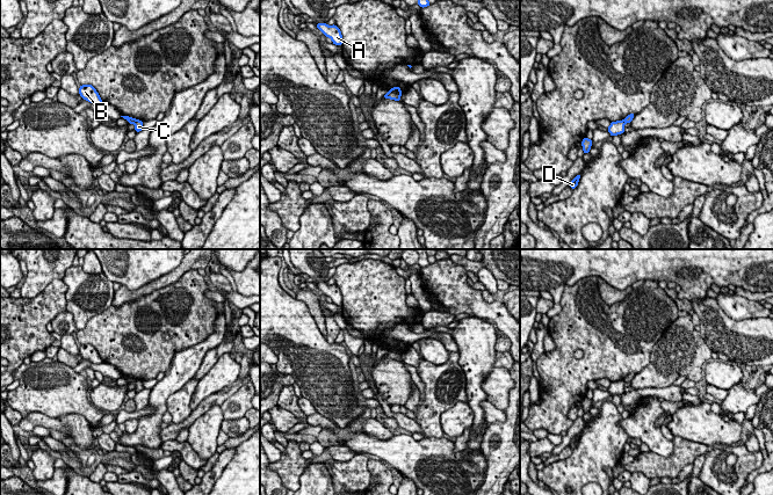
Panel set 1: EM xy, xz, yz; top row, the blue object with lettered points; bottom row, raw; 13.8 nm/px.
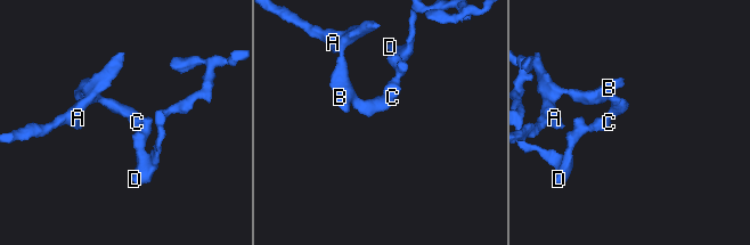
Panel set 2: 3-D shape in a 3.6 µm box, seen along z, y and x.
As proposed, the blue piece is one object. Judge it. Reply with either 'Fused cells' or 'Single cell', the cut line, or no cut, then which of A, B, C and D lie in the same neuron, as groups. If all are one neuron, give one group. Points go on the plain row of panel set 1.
Fused cells. Split along xz (389, 350), (399, 356). Groups: A B / C D

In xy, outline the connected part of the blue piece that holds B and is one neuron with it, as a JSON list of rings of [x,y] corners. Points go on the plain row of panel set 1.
[[[92,344],[80,345],[79,354],[81,355],[82,359],[87,359],[93,364],[103,363],[103,361],[101,359],[100,355],[96,351],[96,349]]]

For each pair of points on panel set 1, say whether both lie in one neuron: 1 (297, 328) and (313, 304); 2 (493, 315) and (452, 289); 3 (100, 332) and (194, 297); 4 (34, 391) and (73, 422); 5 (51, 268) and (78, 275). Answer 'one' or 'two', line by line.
1: two
2: one
3: one
4: two
5: two

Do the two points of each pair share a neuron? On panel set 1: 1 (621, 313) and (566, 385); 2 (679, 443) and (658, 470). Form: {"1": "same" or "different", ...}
{"1": "same", "2": "same"}

